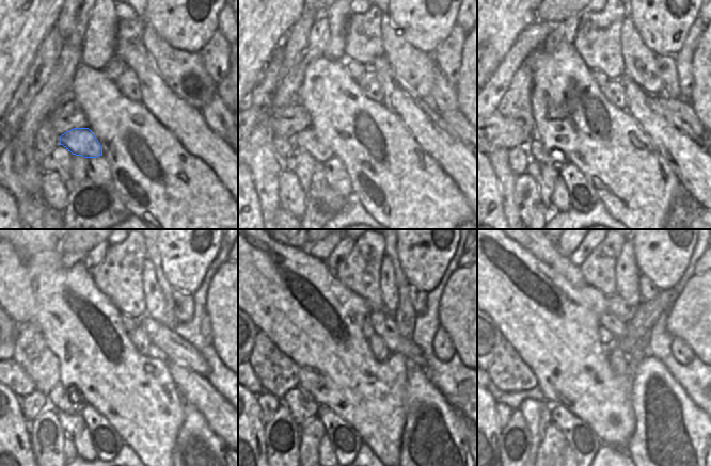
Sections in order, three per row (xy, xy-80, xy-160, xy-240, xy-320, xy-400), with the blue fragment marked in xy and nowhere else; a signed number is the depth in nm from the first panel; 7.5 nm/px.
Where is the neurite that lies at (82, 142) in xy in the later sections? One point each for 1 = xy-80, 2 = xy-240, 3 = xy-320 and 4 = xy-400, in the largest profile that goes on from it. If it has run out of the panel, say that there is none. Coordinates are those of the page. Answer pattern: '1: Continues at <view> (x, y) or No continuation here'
1: Continues at xy-80 (306, 140)
2: Continues at xy-240 (69, 401)
3: Continues at xy-320 (302, 408)
4: Continues at xy-400 (537, 414).

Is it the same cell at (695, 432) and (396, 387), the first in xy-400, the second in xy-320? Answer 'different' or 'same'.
different

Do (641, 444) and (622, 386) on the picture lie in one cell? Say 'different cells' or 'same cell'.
different cells

